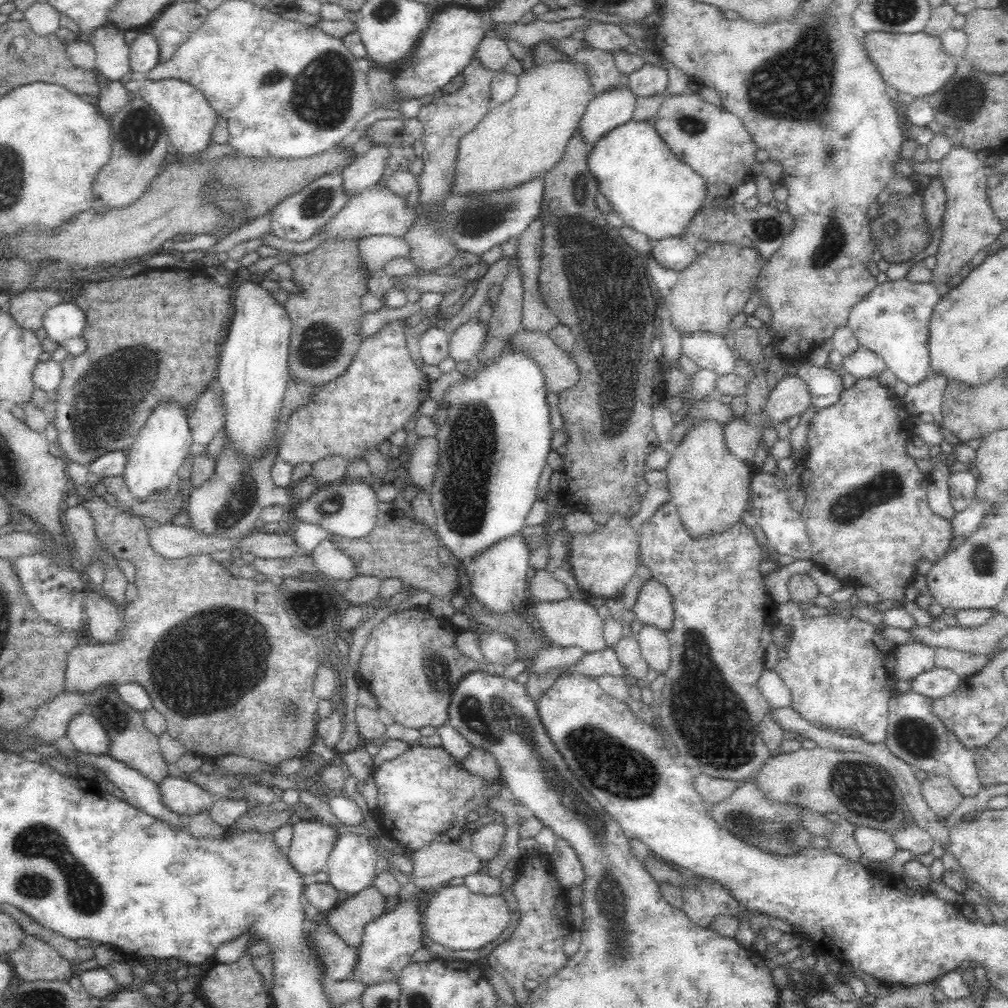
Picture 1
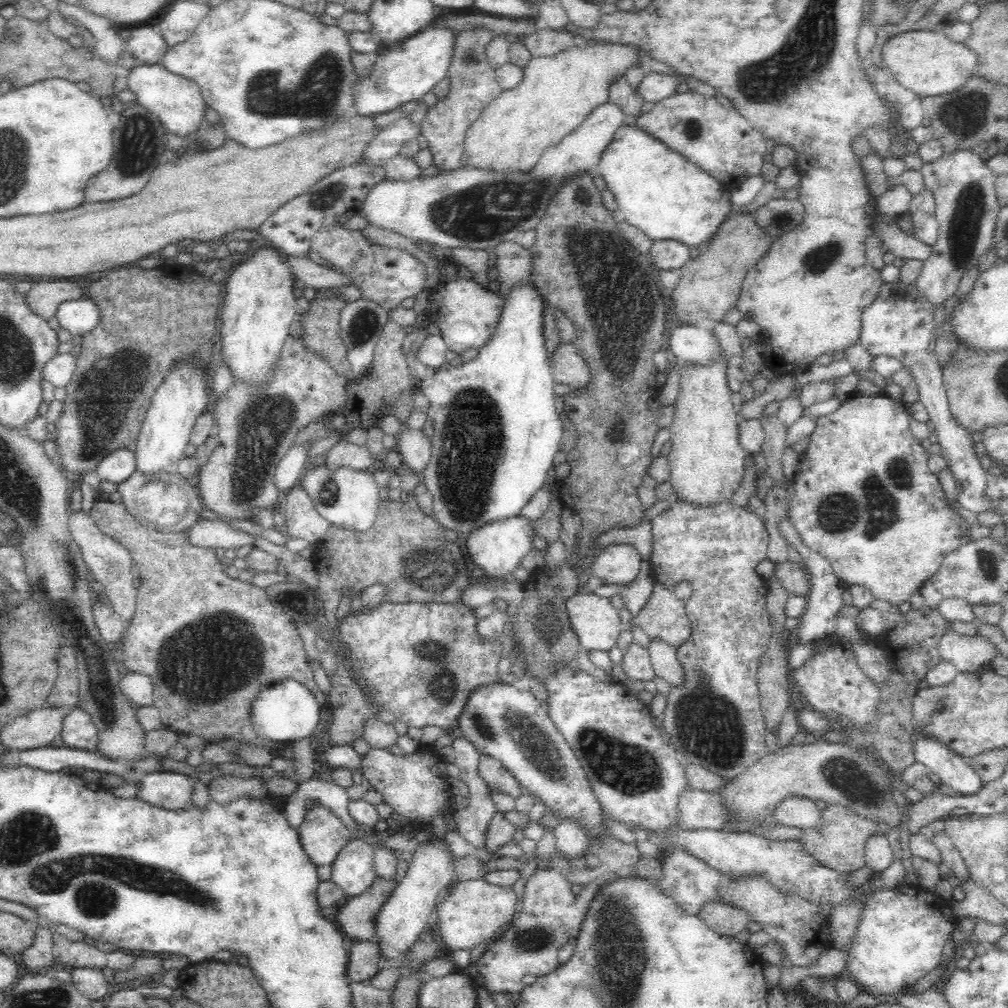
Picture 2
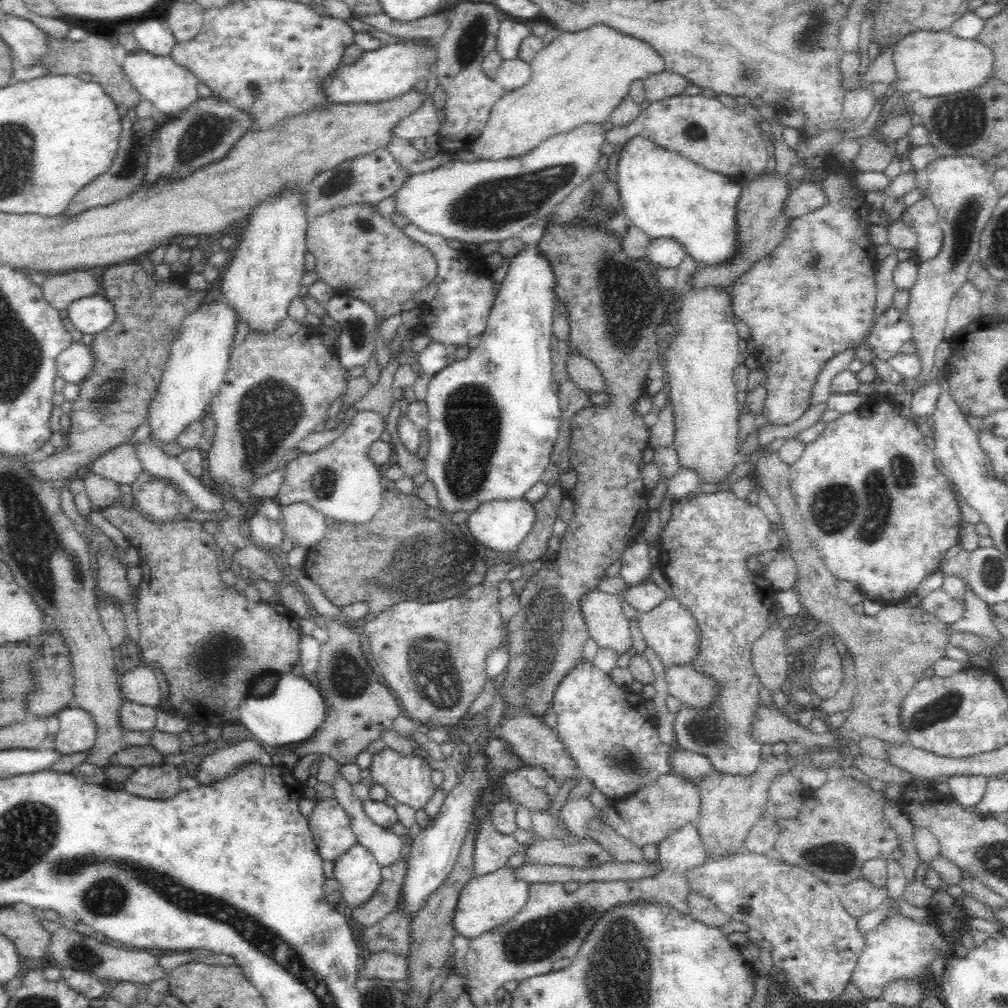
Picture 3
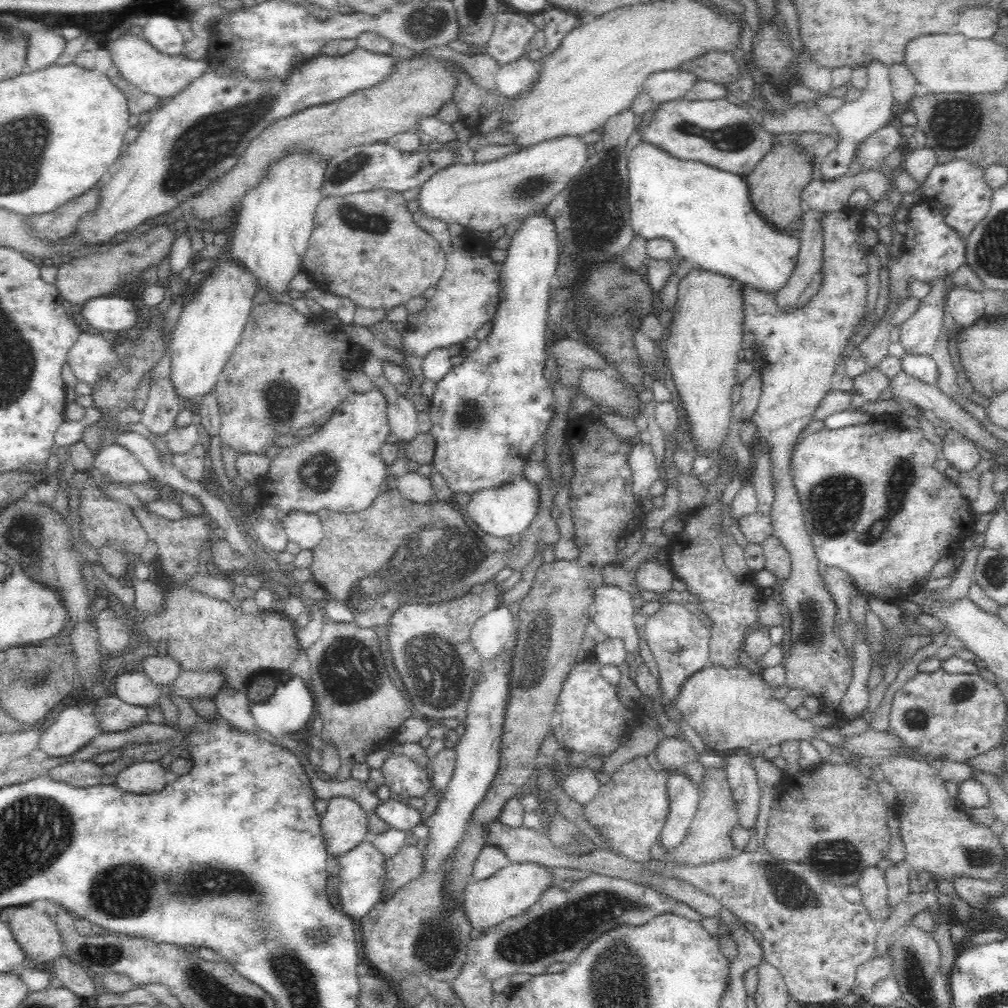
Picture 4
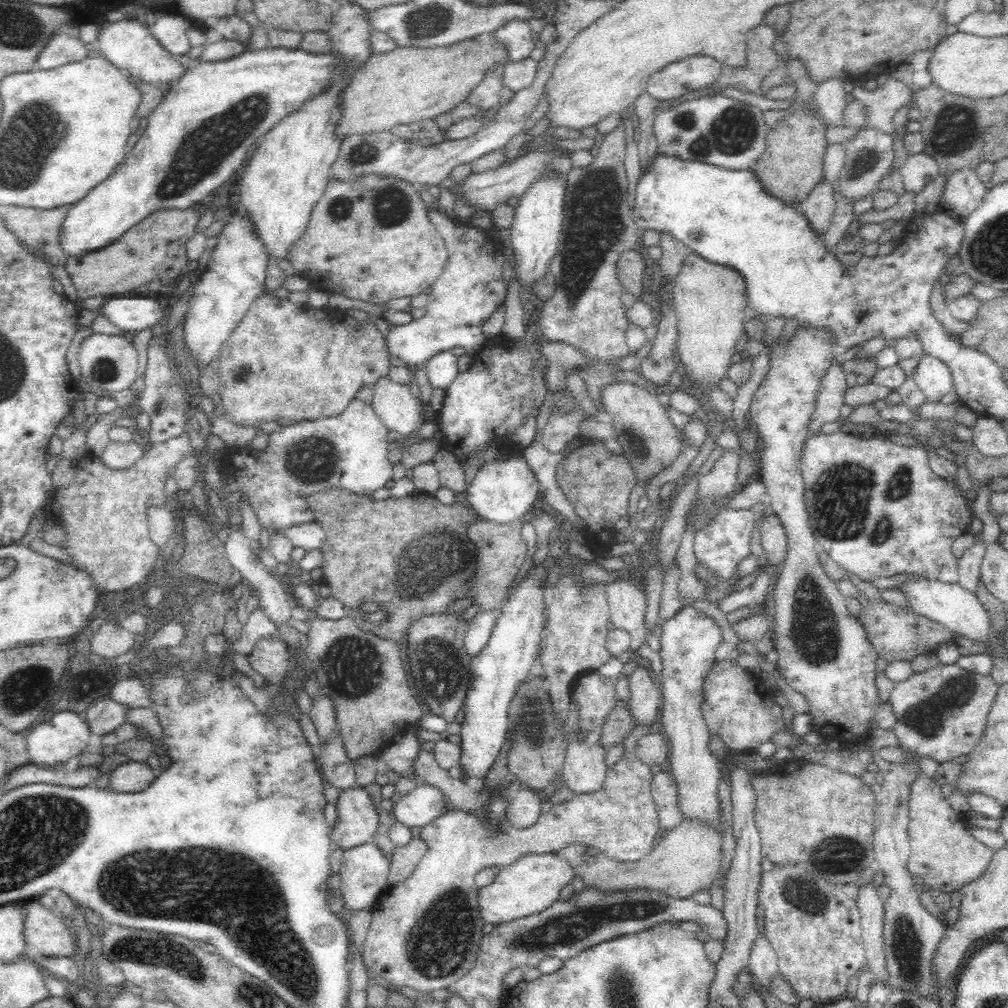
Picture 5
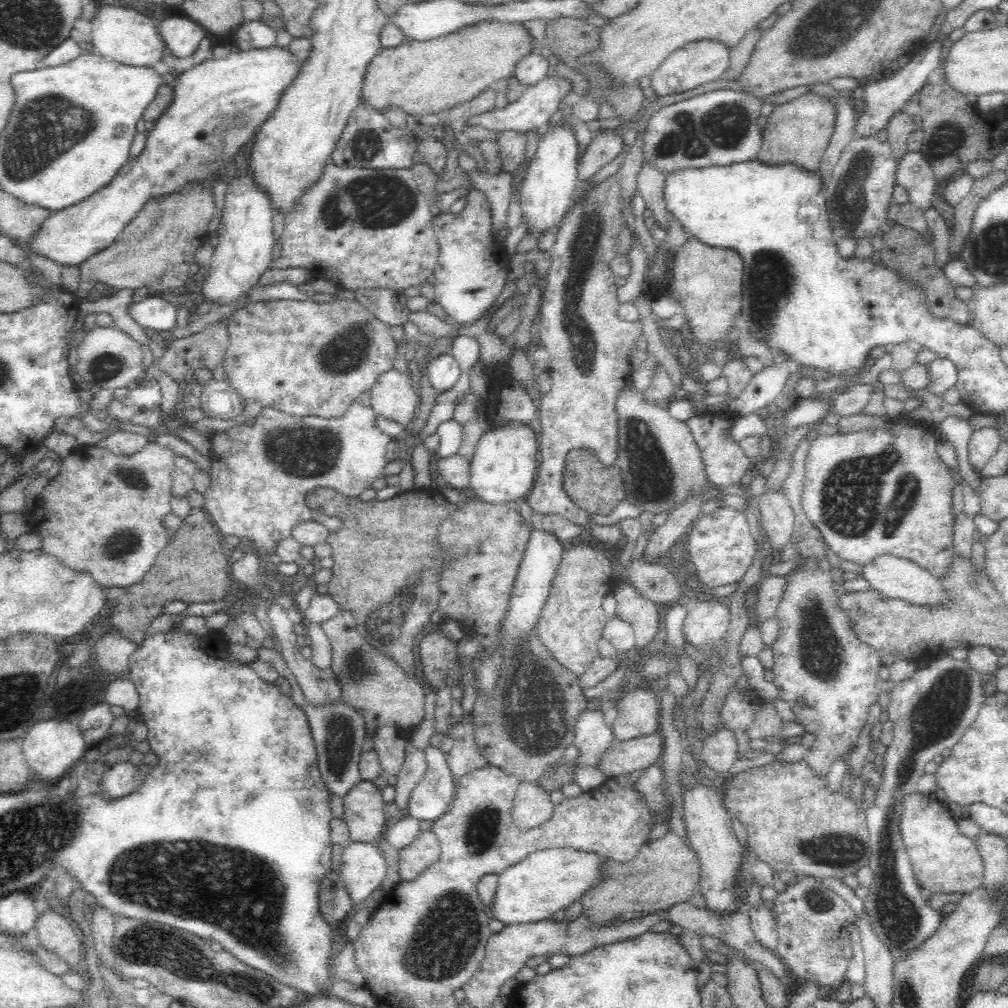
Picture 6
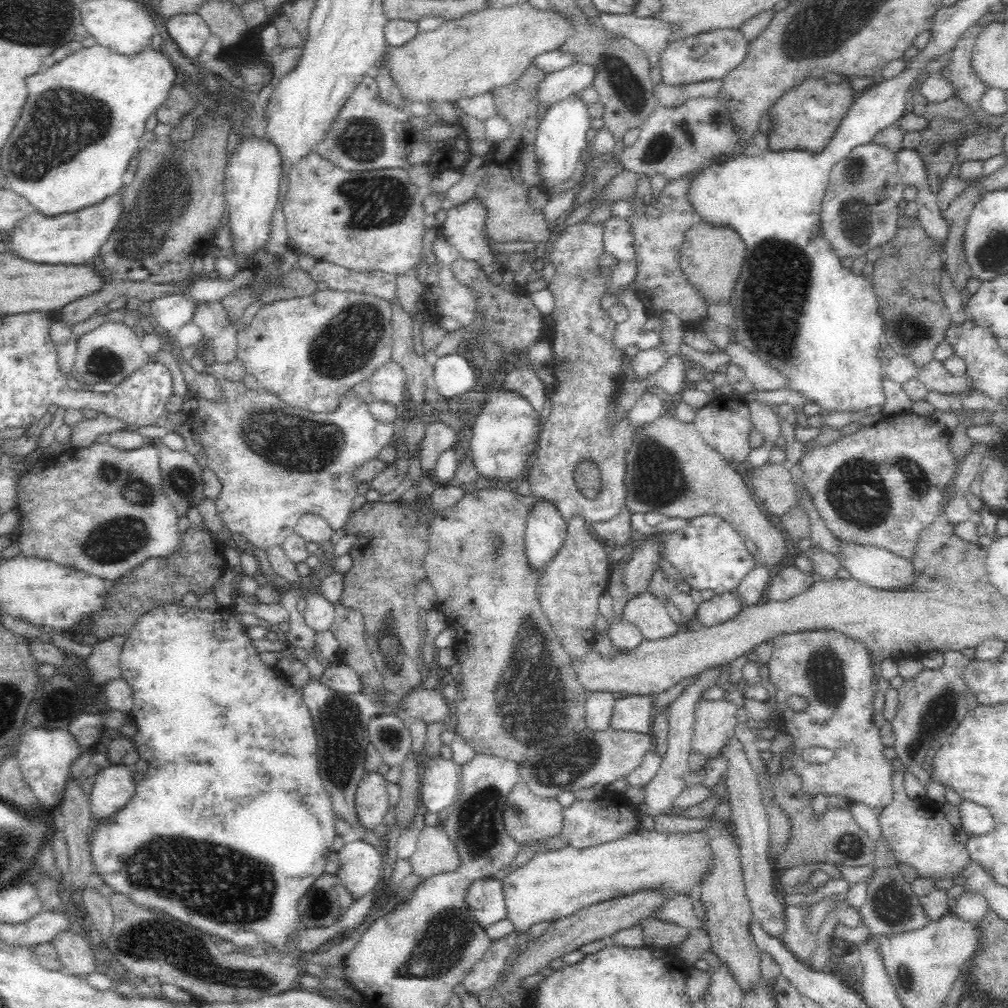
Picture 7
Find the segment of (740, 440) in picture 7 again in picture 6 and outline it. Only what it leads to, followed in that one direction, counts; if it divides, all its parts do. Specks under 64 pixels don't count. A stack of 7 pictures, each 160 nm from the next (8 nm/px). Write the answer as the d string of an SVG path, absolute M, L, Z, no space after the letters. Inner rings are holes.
M728 409L720 410L720 412L706 410L701 412L700 415L694 415L686 420L686 424L688 424L690 430L694 433L694 441L698 441L698 447L702 449L706 475L708 475L712 485L724 488L731 485L737 487L740 478L744 476L744 472L748 468L756 468L756 466L753 466L753 460L749 456L746 456L739 443L734 442L732 430L734 430L734 424L736 424L738 419L738 415Z

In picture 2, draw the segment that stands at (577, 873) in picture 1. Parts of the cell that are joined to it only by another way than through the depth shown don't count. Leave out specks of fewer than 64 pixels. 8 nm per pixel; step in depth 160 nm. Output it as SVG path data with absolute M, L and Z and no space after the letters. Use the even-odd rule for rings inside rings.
M562 819L552 829L555 840L555 854L562 859L575 859L581 857L589 847L588 837L582 825L574 819Z

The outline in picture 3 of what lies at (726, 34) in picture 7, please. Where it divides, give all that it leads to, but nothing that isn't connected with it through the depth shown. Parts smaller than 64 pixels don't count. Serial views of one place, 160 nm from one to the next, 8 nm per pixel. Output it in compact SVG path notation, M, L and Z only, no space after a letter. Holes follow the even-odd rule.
M663 71L644 79L646 99L652 103L686 92L690 83L679 74Z

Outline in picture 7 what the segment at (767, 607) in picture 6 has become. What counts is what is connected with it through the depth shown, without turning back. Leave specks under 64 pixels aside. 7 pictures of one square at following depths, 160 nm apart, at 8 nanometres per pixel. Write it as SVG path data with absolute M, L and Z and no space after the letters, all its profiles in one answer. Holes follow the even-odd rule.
M790 566L780 570L766 590L764 600L788 600L794 595L804 592L814 584L814 576L798 566Z

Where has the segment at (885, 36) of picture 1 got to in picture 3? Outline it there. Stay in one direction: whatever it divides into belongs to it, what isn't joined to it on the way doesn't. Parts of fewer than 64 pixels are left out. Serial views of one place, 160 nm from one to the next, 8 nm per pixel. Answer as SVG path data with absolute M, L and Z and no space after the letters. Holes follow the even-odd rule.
M915 31L901 38L892 56L896 70L895 94L918 92L922 97L947 96L981 88L994 69L993 51L976 40L964 40L949 31Z

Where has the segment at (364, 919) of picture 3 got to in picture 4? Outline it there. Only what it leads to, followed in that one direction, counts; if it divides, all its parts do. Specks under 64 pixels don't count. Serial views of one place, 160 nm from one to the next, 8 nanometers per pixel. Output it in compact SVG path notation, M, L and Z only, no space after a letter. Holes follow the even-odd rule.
M404 845L394 856L388 857L381 900L390 898L395 890L416 878L422 872L423 865L424 855L418 845Z

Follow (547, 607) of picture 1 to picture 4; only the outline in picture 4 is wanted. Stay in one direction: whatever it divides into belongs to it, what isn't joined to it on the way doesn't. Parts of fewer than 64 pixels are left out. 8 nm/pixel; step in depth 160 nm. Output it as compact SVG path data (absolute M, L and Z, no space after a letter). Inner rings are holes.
M603 585L597 588L593 604L596 605L596 612L593 613L593 618L597 631L603 633L608 638L622 638L627 653L638 652L640 638L634 624L632 596L622 587Z

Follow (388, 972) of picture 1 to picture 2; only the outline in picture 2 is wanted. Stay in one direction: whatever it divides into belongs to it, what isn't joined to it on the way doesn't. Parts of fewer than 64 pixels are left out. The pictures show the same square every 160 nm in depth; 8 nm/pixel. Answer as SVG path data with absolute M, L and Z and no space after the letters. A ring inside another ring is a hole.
M432 838L416 848L412 852L412 862L409 862L406 876L392 891L390 898L382 905L374 918L374 942L381 947L381 954L385 962L395 965L402 956L410 950L410 947L419 939L422 930L427 928L430 922L436 922L432 917L434 906L440 901L440 890L449 888L455 880L455 864L450 848L444 846L444 842L438 838Z

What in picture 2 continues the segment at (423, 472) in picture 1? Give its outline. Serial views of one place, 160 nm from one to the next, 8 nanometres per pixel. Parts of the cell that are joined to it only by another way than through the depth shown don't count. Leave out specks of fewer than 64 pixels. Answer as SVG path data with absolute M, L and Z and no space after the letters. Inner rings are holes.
M405 425L396 436L396 441L396 451L402 456L403 468L409 468L421 477L431 457L430 438L422 431Z

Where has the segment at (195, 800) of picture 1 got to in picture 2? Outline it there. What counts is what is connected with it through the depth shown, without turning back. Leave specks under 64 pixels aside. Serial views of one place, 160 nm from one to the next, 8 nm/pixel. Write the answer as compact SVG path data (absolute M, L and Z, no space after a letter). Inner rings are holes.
M154 771L143 775L137 796L151 805L178 810L191 806L194 785L188 775L174 771Z

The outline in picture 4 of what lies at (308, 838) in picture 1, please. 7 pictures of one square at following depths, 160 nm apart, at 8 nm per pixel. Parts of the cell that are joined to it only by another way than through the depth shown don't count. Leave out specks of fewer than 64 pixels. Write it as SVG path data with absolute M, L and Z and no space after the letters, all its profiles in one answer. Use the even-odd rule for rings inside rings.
M348 796L328 799L328 810L321 816L321 821L326 850L329 856L336 858L364 842L369 832L368 816L366 816L364 808Z

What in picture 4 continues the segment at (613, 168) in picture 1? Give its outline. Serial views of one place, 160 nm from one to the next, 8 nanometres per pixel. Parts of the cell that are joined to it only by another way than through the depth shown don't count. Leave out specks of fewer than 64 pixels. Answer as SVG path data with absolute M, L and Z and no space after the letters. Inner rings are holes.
M644 140L629 151L628 198L631 225L636 234L647 240L667 238L674 244L675 252L690 260L692 267L725 274L751 289L777 297L797 269L801 235L794 233L790 226L779 227L762 215L750 199L746 176L719 170L702 162L675 158Z

